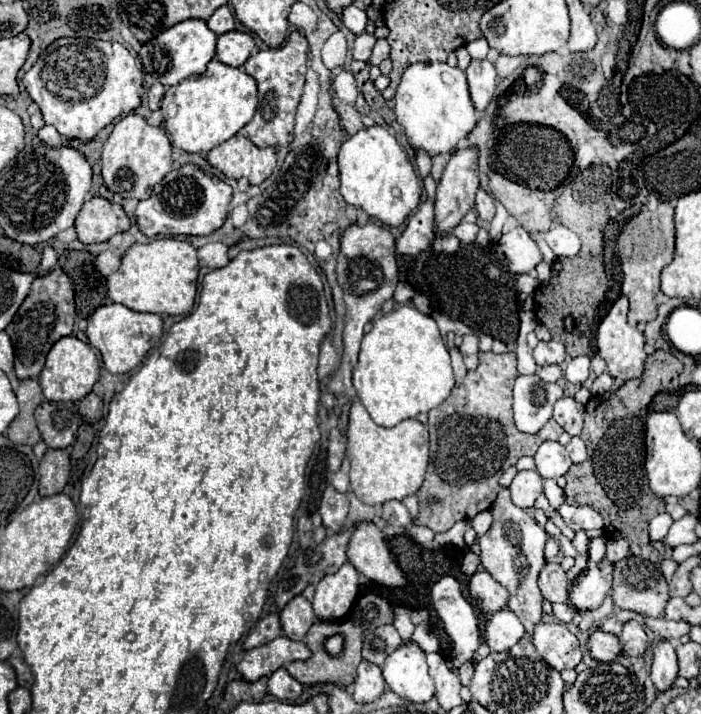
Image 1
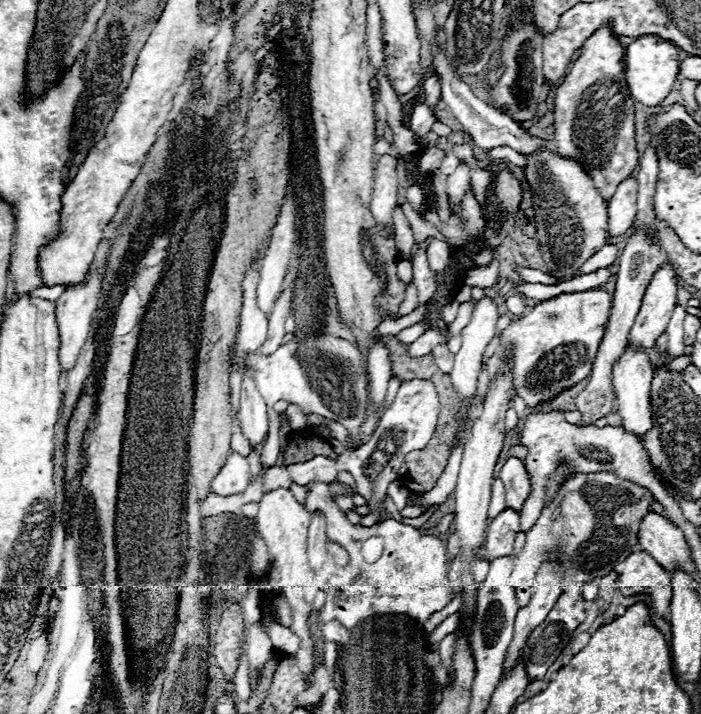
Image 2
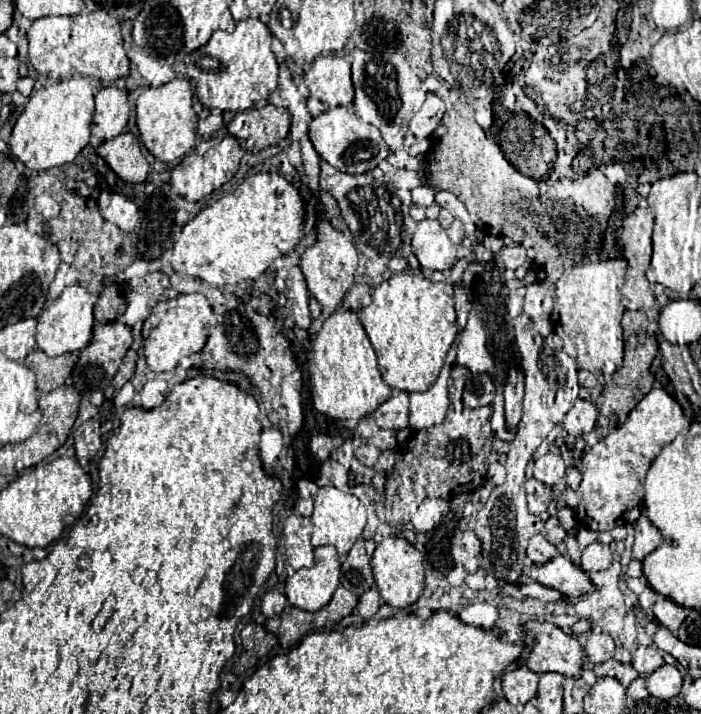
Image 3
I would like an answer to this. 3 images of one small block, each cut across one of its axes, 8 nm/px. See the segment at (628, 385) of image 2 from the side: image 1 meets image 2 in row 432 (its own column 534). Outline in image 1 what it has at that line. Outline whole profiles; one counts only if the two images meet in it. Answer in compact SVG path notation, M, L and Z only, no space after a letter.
M540 624L532 636L538 654L558 672L576 668L582 660L578 638L564 624Z

